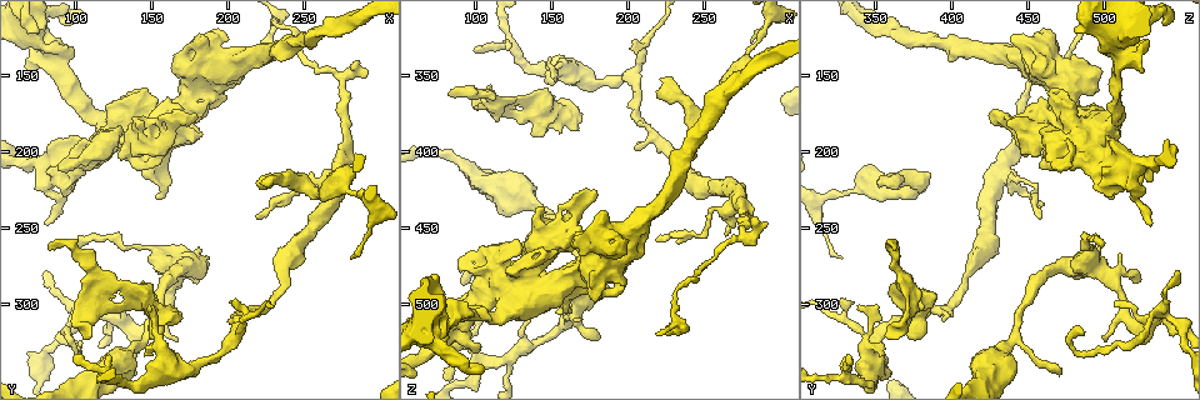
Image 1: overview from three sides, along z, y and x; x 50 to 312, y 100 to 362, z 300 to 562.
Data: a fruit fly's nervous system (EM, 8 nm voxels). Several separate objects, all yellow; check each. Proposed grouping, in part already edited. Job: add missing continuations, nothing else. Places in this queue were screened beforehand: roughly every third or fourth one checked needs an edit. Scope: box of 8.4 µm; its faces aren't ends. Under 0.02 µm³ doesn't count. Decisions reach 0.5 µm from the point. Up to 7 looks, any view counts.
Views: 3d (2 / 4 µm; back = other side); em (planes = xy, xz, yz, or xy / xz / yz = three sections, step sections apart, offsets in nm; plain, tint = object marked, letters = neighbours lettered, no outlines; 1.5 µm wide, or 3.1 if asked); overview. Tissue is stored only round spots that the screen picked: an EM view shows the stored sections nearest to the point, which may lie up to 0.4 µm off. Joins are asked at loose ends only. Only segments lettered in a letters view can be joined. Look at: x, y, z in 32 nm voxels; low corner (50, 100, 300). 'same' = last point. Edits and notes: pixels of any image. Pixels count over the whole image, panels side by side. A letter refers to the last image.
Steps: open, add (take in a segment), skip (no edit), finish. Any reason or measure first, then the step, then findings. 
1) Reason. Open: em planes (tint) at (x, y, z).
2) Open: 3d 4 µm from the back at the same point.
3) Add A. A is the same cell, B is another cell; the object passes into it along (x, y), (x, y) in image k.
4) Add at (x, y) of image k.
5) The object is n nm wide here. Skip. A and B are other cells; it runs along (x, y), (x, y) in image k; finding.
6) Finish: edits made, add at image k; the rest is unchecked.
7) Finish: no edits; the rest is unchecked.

Open: em planes (letters) at (80, 246, 532).

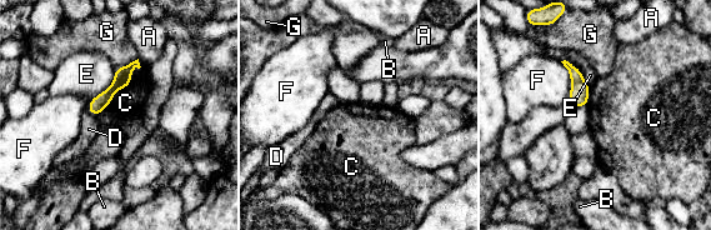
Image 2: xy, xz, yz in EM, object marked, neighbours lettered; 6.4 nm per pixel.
Skip. A, B, C, D, E, F and G are other cells; it runs along (135, 64), (94, 110) in image 2; no lettered segment goes on from it.

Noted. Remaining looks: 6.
Stops while still wide. Open: em planes (plain) at (166, 266, 508).

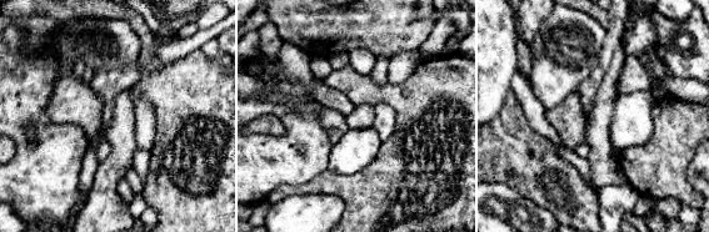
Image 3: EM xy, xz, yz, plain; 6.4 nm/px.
See the neighbours. Open: em planes (letters) at the same point.

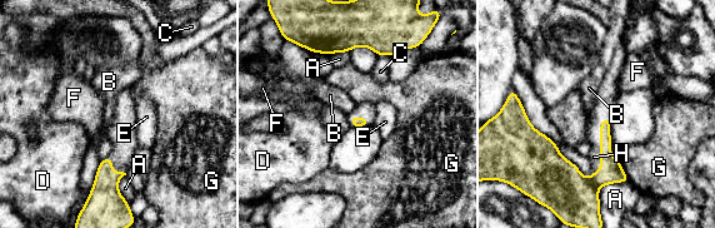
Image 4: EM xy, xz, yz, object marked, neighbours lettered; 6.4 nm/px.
Add H. H is the same cell, A, B, C, D, E, F and G are other cells; the object passes into it along (610, 172), (600, 145), (603, 107) in image 4; the neuron continues.

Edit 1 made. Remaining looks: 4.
Free end. Open: 3d 4 µm at (204, 308, 396).

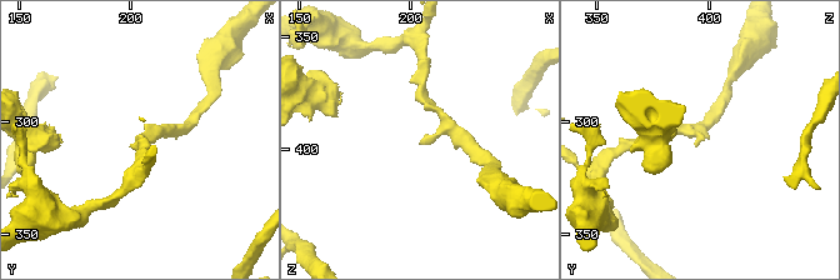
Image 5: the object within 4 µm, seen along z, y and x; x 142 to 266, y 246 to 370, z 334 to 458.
Open: em planes (letters) at (203, 308, 398).

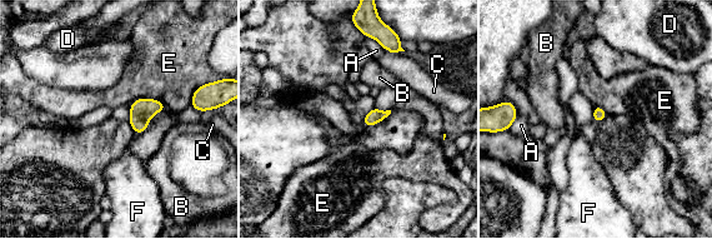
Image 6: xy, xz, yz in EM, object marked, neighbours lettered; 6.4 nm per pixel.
Skip. A, B, C, D, E and F are other cells; a border runs along (131, 101), (156, 98), (168, 109) in image 6; no lettered segment goes on from it.

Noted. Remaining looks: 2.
Finish: edits made, add at image 4; the rest is unchecked.

